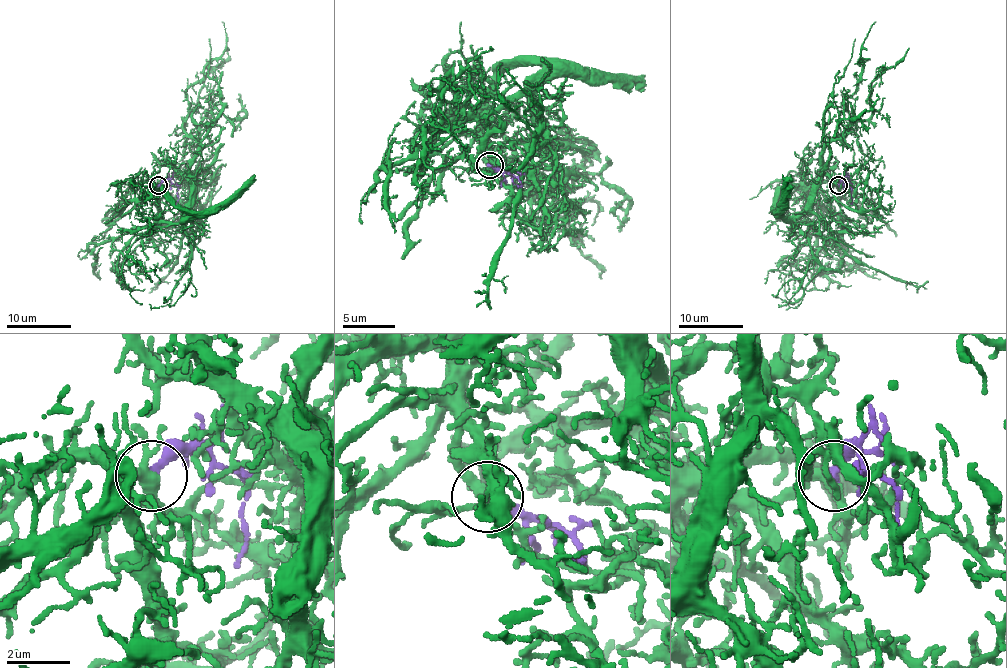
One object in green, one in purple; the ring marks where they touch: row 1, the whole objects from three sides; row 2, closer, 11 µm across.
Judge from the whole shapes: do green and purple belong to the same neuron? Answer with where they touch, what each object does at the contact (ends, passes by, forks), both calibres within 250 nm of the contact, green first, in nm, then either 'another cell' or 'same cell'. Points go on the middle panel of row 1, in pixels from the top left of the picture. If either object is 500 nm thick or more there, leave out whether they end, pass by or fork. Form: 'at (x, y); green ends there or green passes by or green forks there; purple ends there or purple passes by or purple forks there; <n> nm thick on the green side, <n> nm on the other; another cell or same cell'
at (489, 165); green forks there; purple ends there; 320 nm thick on the green side, 280 nm on the other; same cell

